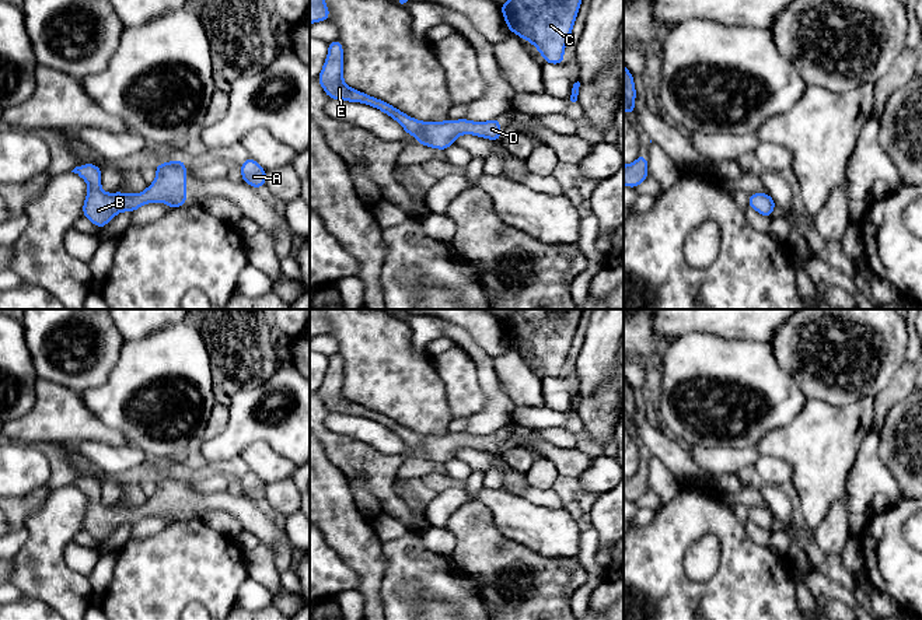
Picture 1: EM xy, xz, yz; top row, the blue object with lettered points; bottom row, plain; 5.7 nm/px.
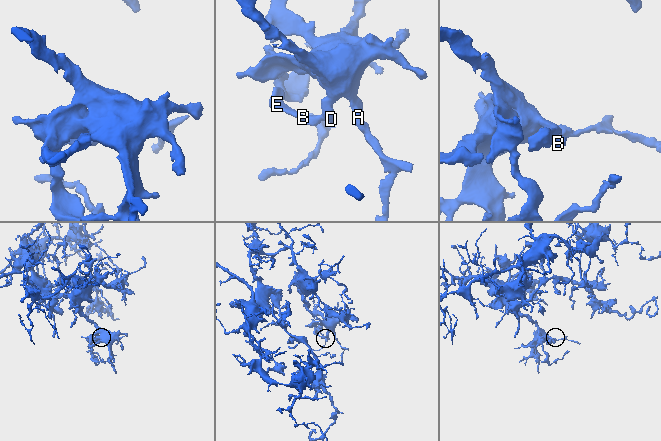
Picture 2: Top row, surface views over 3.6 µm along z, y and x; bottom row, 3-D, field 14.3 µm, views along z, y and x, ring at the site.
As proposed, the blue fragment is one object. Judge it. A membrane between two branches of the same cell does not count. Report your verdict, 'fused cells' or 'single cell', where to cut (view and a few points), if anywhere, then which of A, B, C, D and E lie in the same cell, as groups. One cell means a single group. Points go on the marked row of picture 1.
single cell | no cut | A B C D E

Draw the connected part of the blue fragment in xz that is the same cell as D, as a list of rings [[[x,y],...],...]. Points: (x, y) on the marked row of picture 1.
[[[336,39],[328,43],[328,56],[318,76],[318,83],[325,94],[332,99],[345,99],[348,102],[362,102],[380,109],[395,119],[404,130],[411,136],[418,136],[415,141],[426,147],[447,150],[454,144],[460,134],[474,134],[478,137],[500,141],[500,120],[497,118],[489,122],[471,122],[468,119],[444,120],[444,122],[422,122],[413,119],[391,104],[370,97],[364,92],[350,88],[343,78],[343,46]]]

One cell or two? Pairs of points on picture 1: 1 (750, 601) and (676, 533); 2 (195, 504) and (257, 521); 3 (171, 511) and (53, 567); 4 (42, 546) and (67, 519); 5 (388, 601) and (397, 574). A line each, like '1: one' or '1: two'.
1: one
2: one
3: two
4: one
5: one

